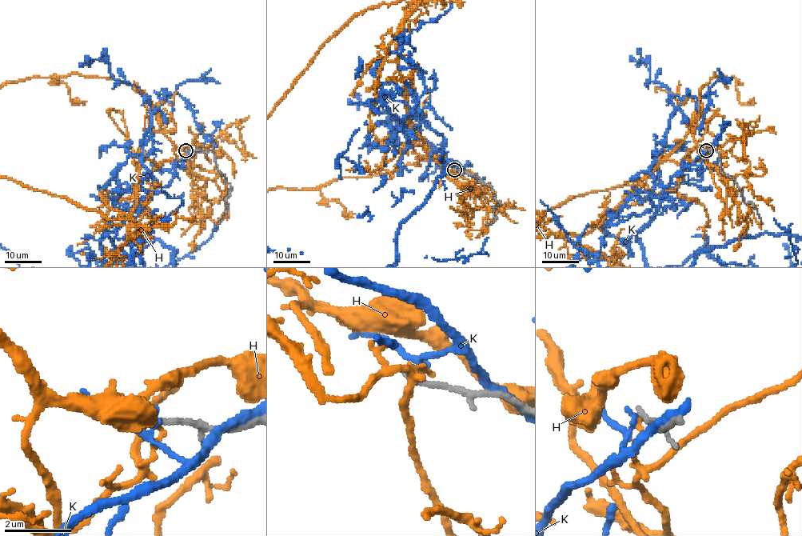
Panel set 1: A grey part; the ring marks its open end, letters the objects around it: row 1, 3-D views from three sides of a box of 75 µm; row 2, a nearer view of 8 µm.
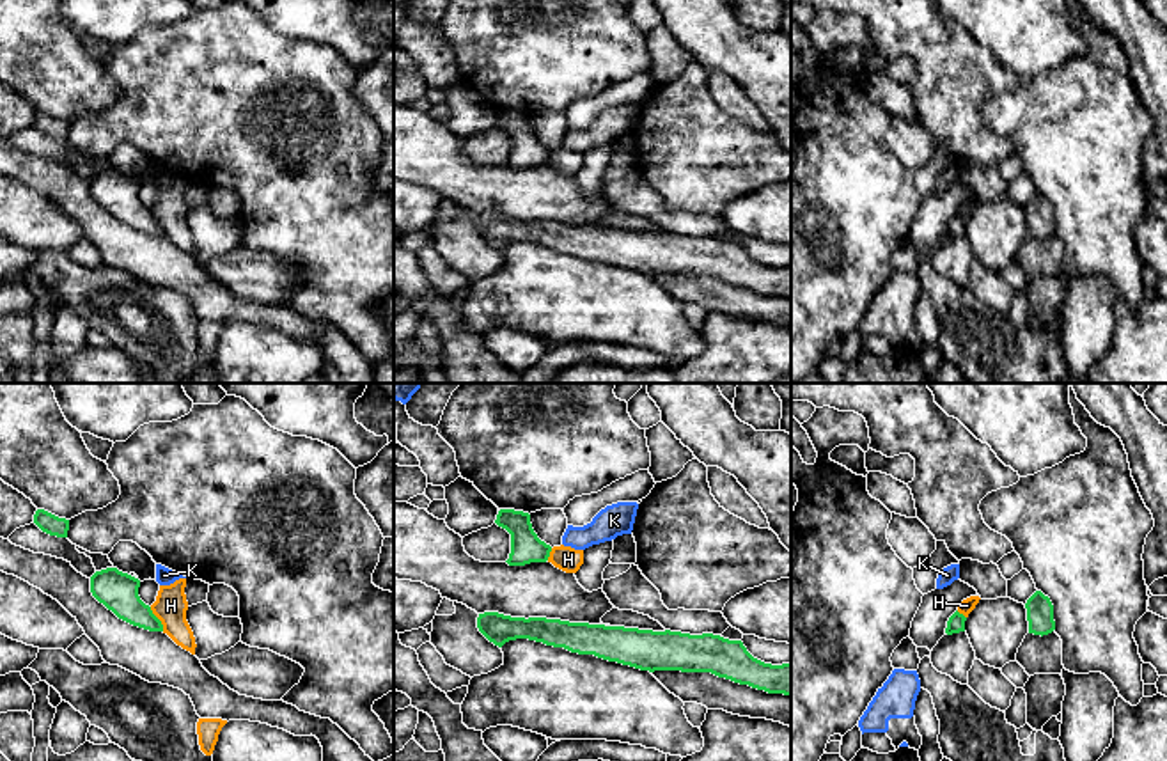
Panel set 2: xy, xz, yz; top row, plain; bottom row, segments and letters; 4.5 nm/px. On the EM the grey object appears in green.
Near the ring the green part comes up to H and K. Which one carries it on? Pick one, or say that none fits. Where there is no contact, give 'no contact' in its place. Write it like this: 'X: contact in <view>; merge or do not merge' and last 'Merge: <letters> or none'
H: contact in xy; do not merge
K: no contact; do not merge
Merge: none

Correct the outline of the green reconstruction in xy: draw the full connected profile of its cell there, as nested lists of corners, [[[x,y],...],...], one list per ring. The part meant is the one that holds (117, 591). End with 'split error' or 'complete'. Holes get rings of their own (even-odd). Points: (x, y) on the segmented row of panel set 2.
[[[117,568],[101,569],[90,577],[92,596],[119,619],[149,632],[163,632],[161,621],[140,600],[138,587],[138,578]]]; complete

